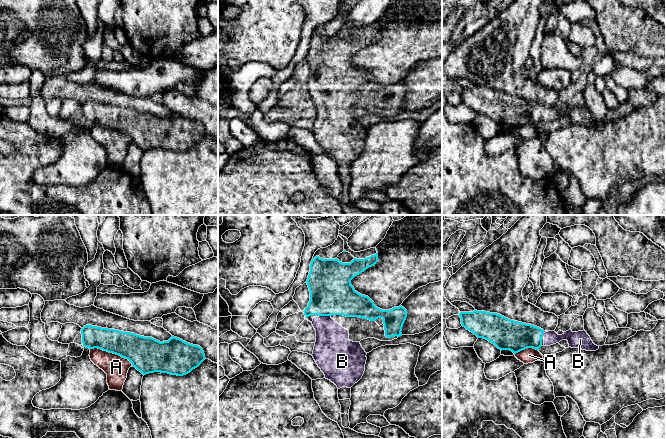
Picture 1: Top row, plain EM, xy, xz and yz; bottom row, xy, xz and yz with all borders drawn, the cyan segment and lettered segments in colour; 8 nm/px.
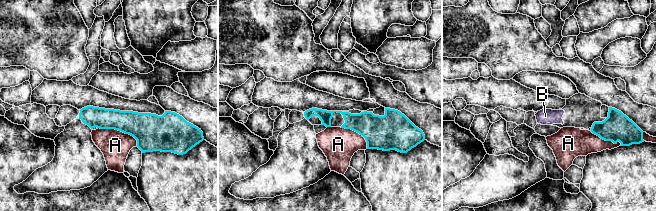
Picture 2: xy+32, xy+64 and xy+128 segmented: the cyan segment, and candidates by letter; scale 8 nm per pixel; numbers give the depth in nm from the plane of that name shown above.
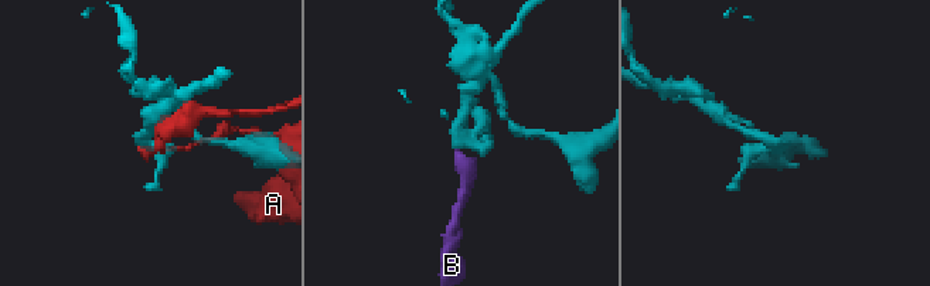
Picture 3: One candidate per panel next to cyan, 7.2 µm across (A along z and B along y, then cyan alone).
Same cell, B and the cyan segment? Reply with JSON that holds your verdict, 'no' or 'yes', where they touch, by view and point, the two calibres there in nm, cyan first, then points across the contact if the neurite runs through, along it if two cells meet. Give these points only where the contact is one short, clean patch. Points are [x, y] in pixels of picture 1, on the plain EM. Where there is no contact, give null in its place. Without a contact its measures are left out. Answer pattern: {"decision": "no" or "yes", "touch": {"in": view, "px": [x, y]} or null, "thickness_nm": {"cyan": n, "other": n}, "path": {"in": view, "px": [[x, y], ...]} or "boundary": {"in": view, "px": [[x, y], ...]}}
{"decision": "yes", "touch": {"in": "xz", "px": [325, 91]}, "thickness_nm": {"cyan": 360, "other": 280}}

